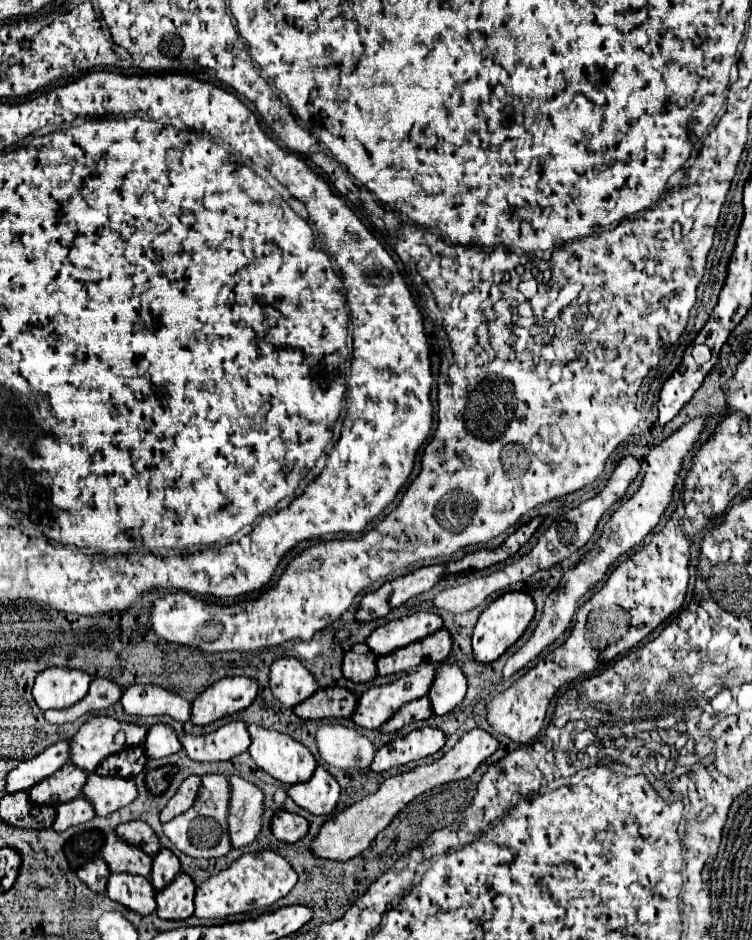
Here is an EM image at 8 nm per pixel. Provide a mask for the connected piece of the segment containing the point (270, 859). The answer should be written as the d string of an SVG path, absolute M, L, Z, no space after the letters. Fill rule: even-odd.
M266 850L260 854L244 854L236 862L232 862L228 868L210 876L196 890L196 898L194 898L196 912L194 914L198 918L218 920L228 914L248 912L256 906L270 906L278 898L286 896L294 886L296 886L296 870L284 856L272 850Z

